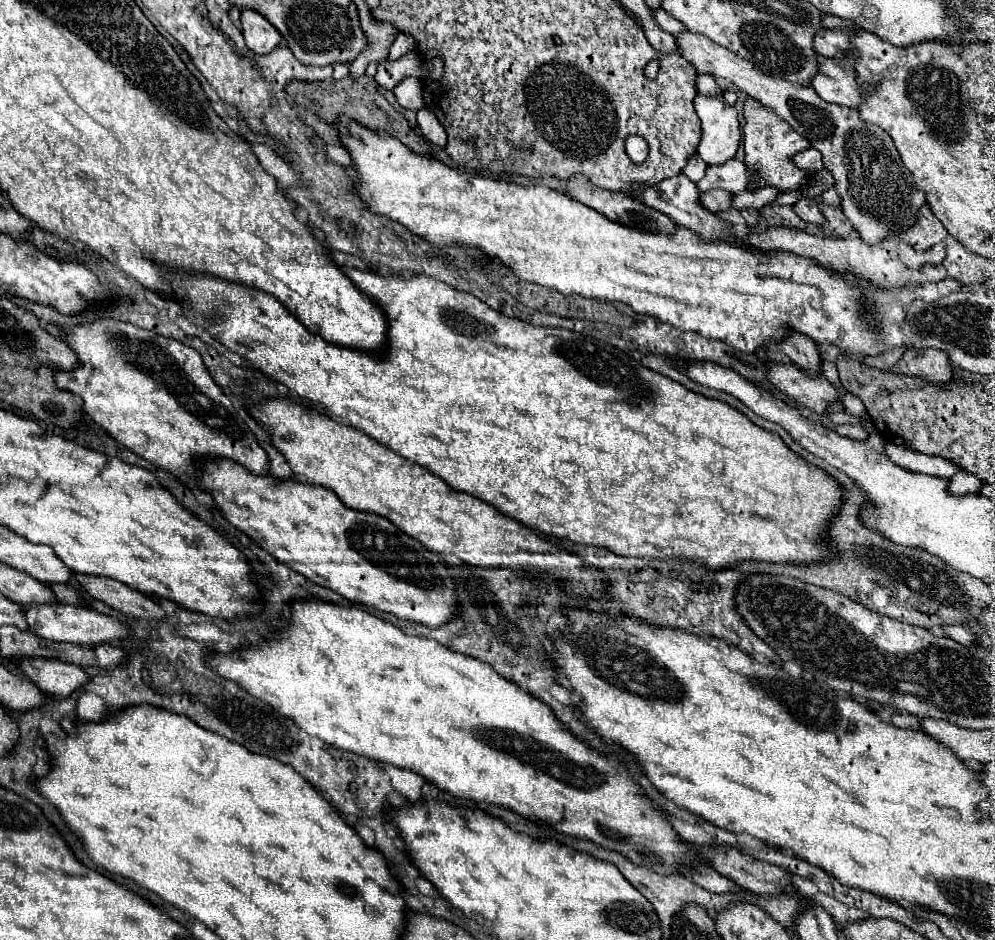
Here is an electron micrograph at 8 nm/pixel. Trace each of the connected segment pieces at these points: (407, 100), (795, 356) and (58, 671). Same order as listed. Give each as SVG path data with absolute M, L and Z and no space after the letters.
M406 78L402 82L396 84L394 88L396 100L410 110L420 110L424 106L424 98L422 98L422 82L418 78Z
M788 330L786 336L778 342L778 348L790 358L794 360L796 366L802 366L806 372L810 374L818 374L820 372L820 350L814 344L812 338L808 338L806 334Z
M20 658L20 668L32 682L56 698L68 698L90 682L90 674L84 668L60 660Z

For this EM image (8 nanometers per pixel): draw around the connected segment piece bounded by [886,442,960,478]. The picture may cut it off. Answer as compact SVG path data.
M886 442L886 456L902 468L920 472L920 474L928 474L928 476L938 476L938 478L950 478L956 472L960 472L960 466L956 466L954 462L942 458L942 456L928 456L928 454L920 454L914 452L906 446L894 446L892 442Z

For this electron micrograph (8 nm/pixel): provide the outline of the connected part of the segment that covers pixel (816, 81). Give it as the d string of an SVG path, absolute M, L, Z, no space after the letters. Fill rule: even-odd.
M852 52L842 58L826 58L826 62L820 62L818 74L812 78L812 88L822 100L850 108L858 108L862 104L868 92L862 90L856 78L854 62L856 56Z

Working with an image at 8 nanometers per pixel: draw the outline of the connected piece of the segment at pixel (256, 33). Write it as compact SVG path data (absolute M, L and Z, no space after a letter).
M242 10L240 20L246 46L252 52L268 54L270 50L274 50L274 46L280 44L282 36L278 34L278 30L274 30L274 26L270 26L270 22L262 18L262 14L258 14L256 10Z

